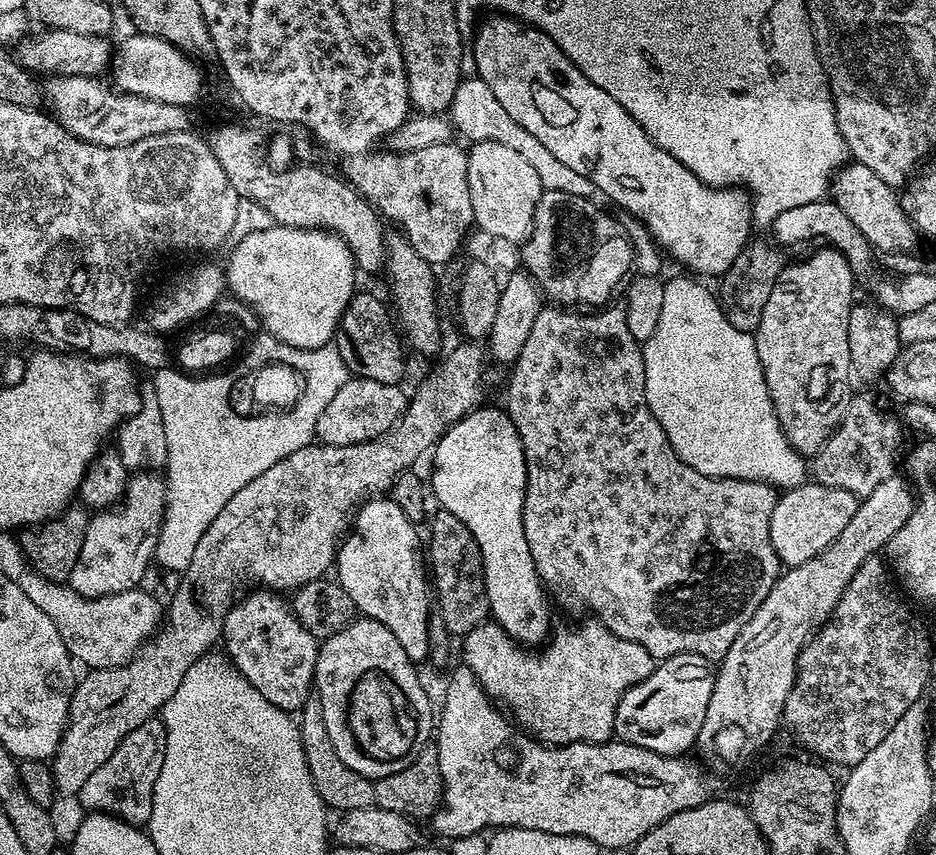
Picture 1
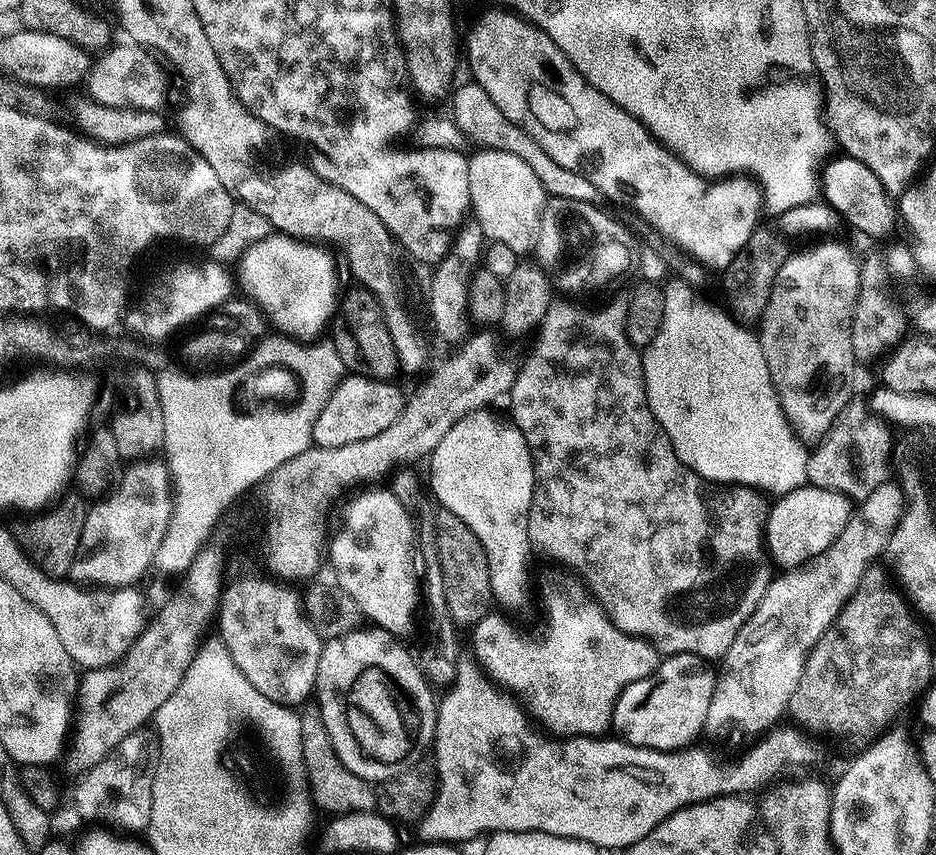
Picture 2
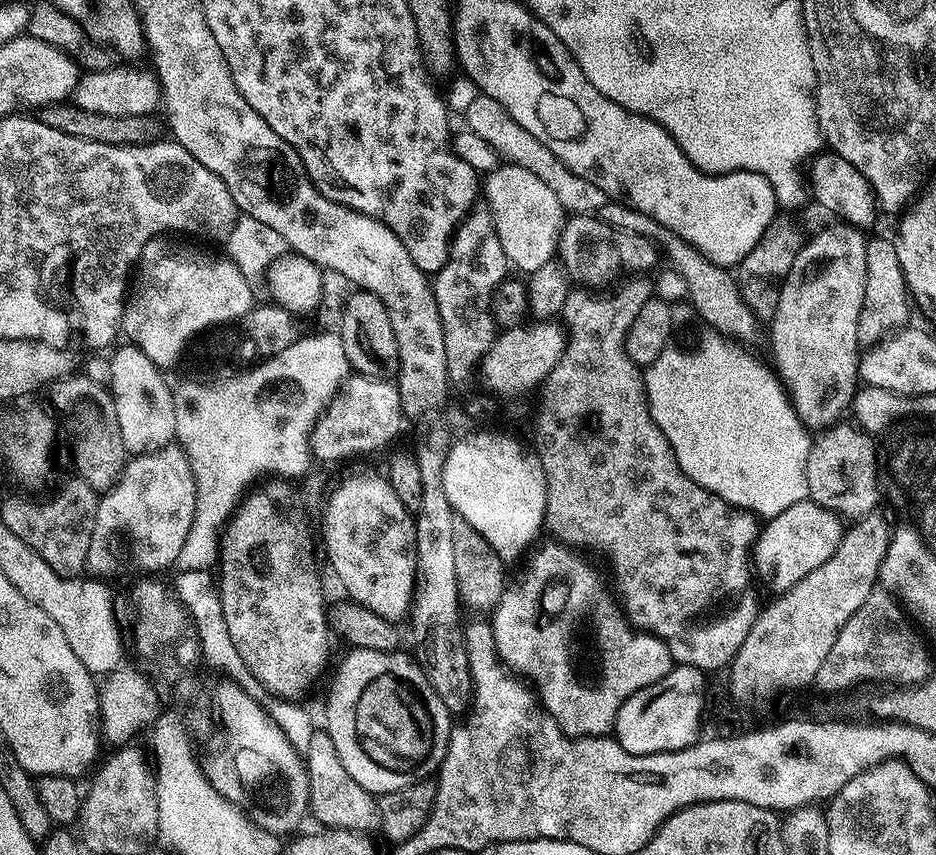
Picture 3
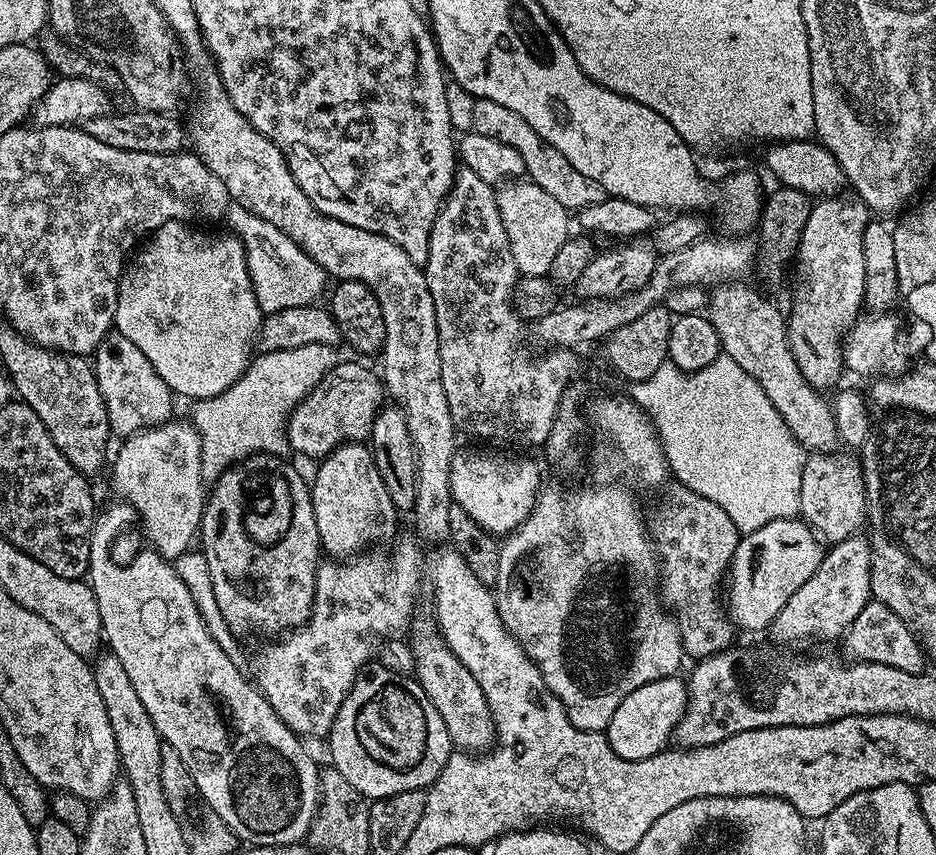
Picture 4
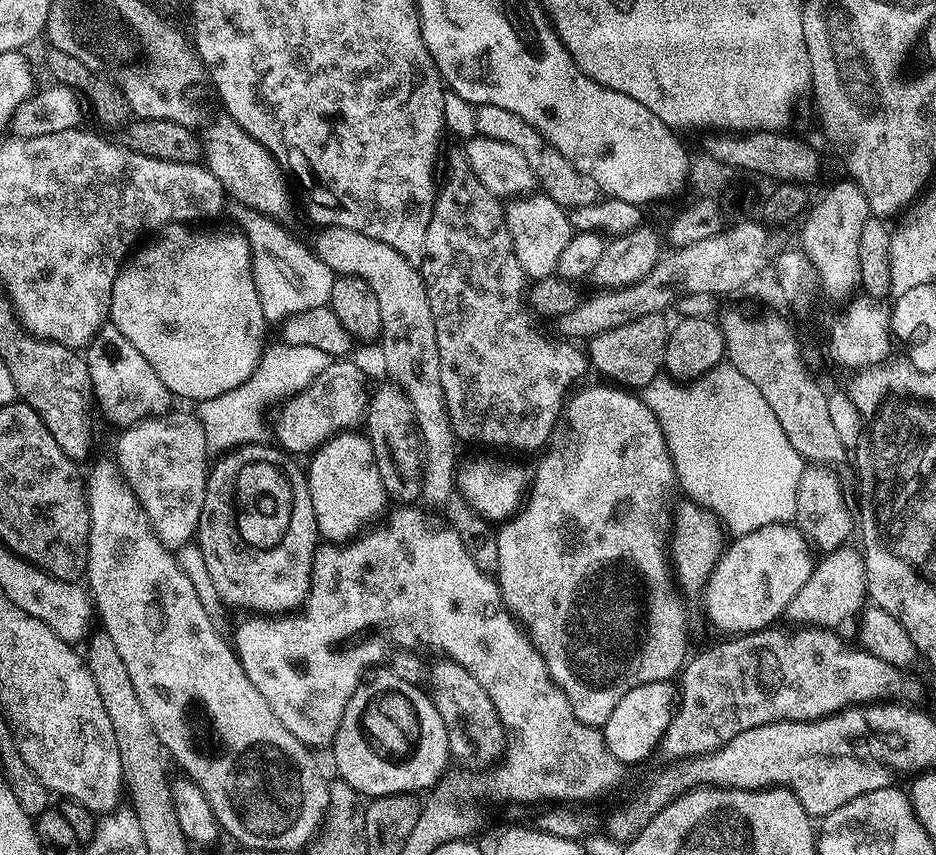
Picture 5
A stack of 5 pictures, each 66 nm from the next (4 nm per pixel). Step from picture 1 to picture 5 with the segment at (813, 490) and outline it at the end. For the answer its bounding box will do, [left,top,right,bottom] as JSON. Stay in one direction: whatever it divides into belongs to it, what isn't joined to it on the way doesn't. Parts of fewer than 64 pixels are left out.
[702,524,814,636]

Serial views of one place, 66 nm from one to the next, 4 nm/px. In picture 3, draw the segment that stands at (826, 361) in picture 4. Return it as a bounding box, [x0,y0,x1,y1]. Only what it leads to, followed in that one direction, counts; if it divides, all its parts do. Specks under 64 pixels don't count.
[770,222,868,430]

